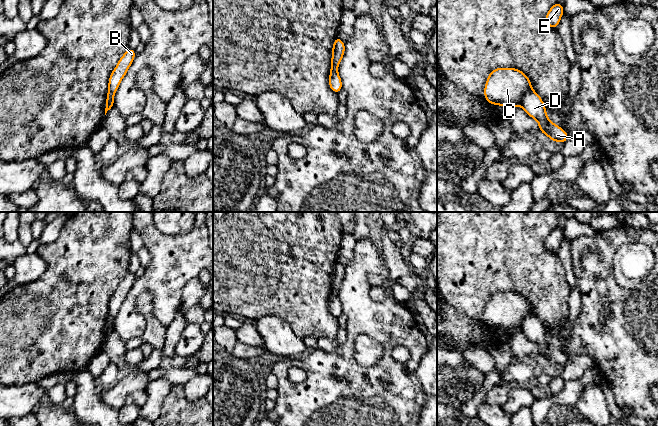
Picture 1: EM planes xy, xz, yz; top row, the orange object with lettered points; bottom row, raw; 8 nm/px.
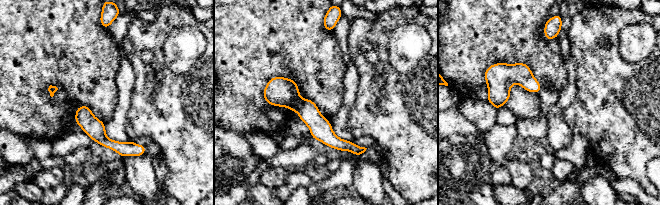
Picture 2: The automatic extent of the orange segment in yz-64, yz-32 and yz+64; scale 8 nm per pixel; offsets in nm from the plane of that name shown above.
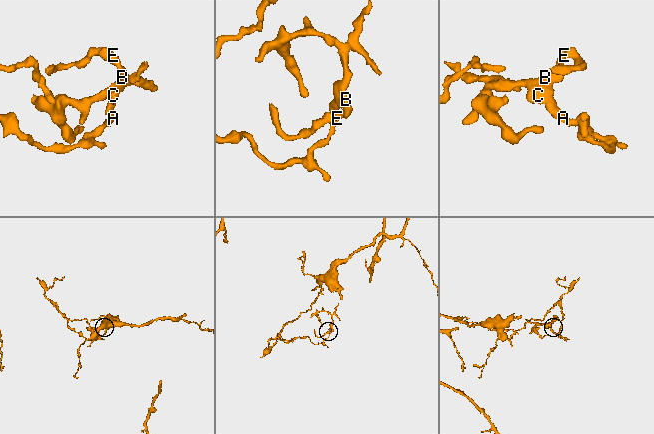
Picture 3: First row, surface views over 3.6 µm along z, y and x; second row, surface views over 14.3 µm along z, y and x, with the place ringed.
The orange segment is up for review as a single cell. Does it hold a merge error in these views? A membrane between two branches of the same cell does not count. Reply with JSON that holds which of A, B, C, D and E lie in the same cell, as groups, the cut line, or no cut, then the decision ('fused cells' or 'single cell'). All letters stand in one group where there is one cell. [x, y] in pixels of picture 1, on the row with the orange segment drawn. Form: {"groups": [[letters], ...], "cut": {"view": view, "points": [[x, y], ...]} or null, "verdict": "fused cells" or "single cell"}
{"groups": [["A", "D"], ["B", "C", "E"]], "cut": {"view": "yz", "points": [[533, 91], [524, 95], [519, 105]]}, "verdict": "fused cells"}

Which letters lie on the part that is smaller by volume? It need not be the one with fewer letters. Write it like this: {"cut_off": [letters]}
{"cut_off": ["B", "C", "E"]}

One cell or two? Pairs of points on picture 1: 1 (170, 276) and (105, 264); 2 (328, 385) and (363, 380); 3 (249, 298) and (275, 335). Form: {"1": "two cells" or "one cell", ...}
{"1": "two cells", "2": "one cell", "3": "two cells"}

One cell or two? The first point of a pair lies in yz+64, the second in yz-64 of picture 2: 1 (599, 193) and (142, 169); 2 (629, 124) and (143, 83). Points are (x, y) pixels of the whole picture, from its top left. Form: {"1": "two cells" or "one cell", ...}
{"1": "one cell", "2": "one cell"}

